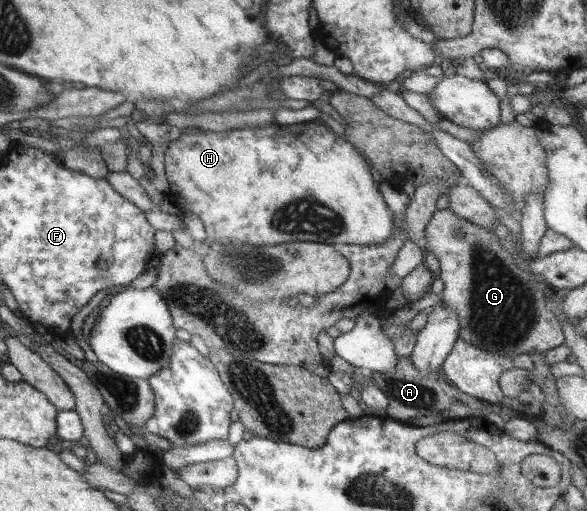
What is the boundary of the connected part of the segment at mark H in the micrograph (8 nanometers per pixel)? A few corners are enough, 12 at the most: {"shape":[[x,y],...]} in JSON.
{"shape":[[322,121],[188,128],[167,198],[213,240],[379,244],[371,163]]}

